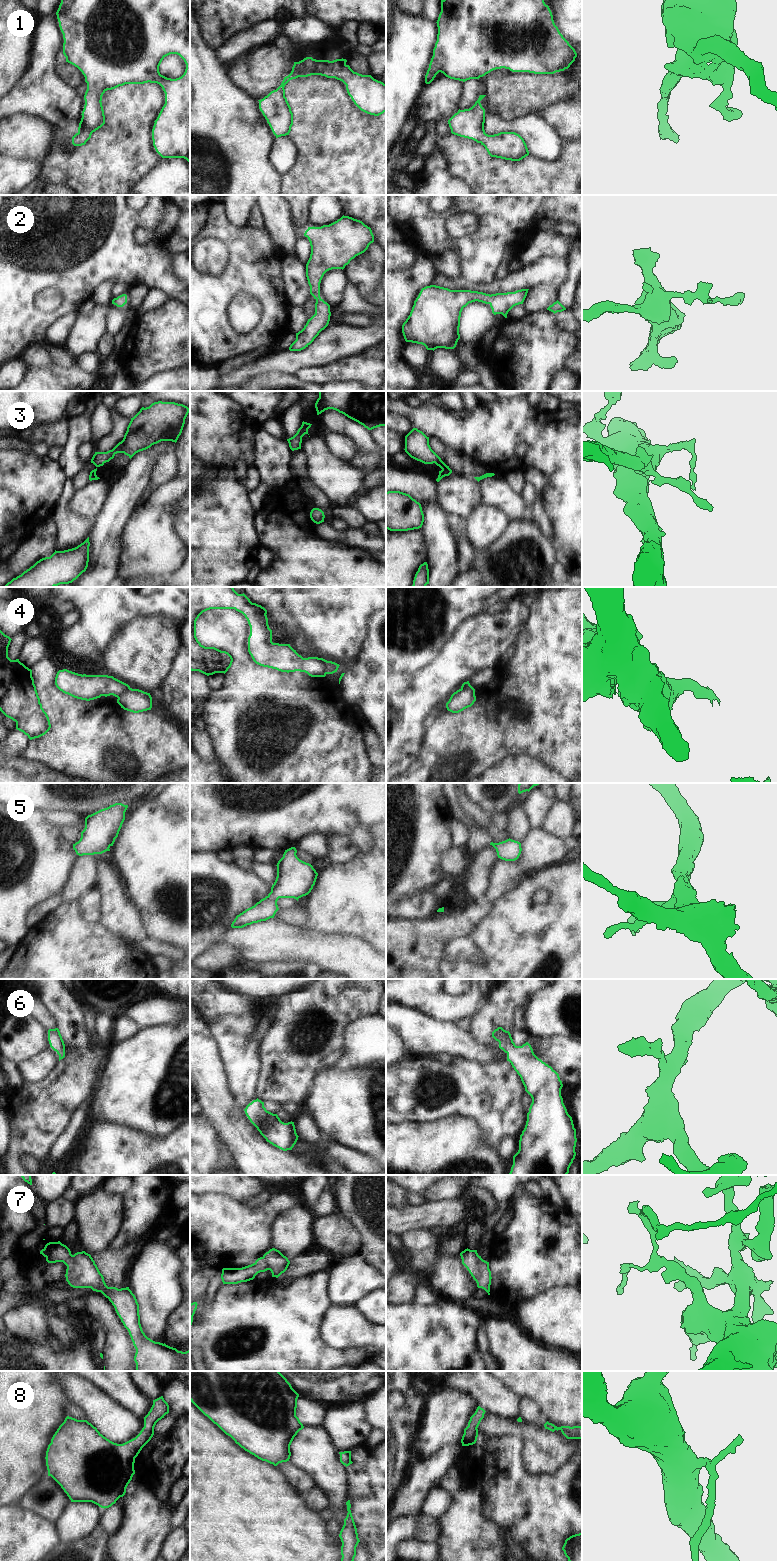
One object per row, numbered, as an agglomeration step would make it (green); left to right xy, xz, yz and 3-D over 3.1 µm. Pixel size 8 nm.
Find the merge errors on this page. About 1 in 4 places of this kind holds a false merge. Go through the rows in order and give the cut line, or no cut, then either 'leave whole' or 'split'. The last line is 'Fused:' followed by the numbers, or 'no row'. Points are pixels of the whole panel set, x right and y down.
1: cut none; leave whole
2: cut none; leave whole
3: cut none; leave whole
4: cut xz (320, 658), (325, 664), (326, 673); split
5: cut none; leave whole
6: cut none; leave whole
7: cut none; leave whole
8: cut none; leave whole
Fused: 4

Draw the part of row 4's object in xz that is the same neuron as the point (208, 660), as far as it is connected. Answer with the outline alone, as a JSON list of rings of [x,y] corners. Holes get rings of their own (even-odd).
[[[190,587],[190,670],[199,671],[207,676],[215,673],[226,673],[231,667],[233,658],[226,652],[221,651],[215,647],[203,646],[196,637],[196,621],[199,616],[210,609],[235,609],[242,613],[248,621],[250,626],[250,635],[248,637],[248,652],[251,655],[253,661],[263,667],[276,669],[281,672],[305,672],[311,677],[325,677],[326,676],[326,664],[321,658],[308,657],[303,658],[294,650],[290,644],[279,644],[272,642],[272,630],[268,625],[267,610],[256,603],[252,603],[250,599],[243,593],[238,594],[233,587]]]

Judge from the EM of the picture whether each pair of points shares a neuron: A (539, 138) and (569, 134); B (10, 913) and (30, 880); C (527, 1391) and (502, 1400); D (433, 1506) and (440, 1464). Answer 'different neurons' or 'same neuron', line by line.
A: different neurons
B: same neuron
C: different neurons
D: different neurons

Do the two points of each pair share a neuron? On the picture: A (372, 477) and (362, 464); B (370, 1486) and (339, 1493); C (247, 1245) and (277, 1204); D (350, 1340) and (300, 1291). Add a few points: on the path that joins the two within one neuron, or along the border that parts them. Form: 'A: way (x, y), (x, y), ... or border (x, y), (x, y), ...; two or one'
A: border (375, 469), (366, 474); two
B: border (345, 1468), (348, 1474), (349, 1499); two
C: way (247, 1235), (267, 1214); one
D: border (334, 1305), (325, 1316), (322, 1329), (325, 1340); two

